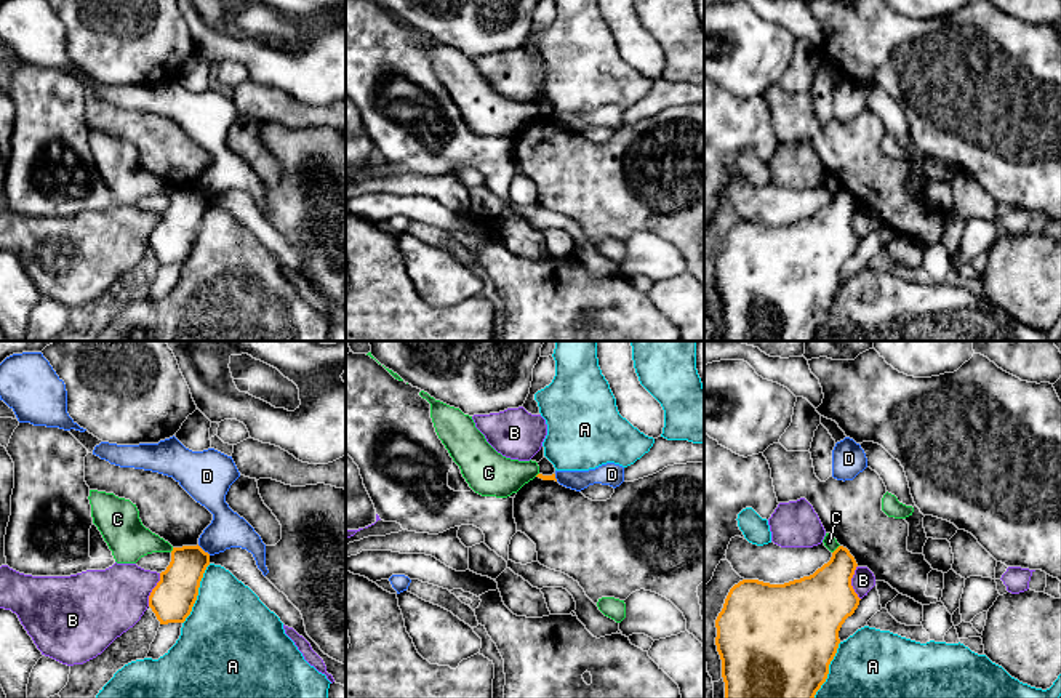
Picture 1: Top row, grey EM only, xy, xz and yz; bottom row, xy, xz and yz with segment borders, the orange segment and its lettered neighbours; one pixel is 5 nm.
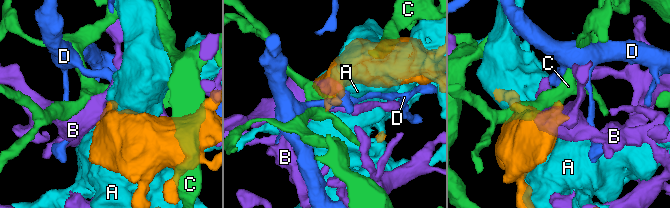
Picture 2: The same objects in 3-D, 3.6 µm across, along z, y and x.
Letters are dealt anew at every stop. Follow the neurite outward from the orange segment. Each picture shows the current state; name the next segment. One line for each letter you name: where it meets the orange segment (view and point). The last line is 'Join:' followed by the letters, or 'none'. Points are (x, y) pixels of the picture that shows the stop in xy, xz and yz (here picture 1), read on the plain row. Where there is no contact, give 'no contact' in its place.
Join: none

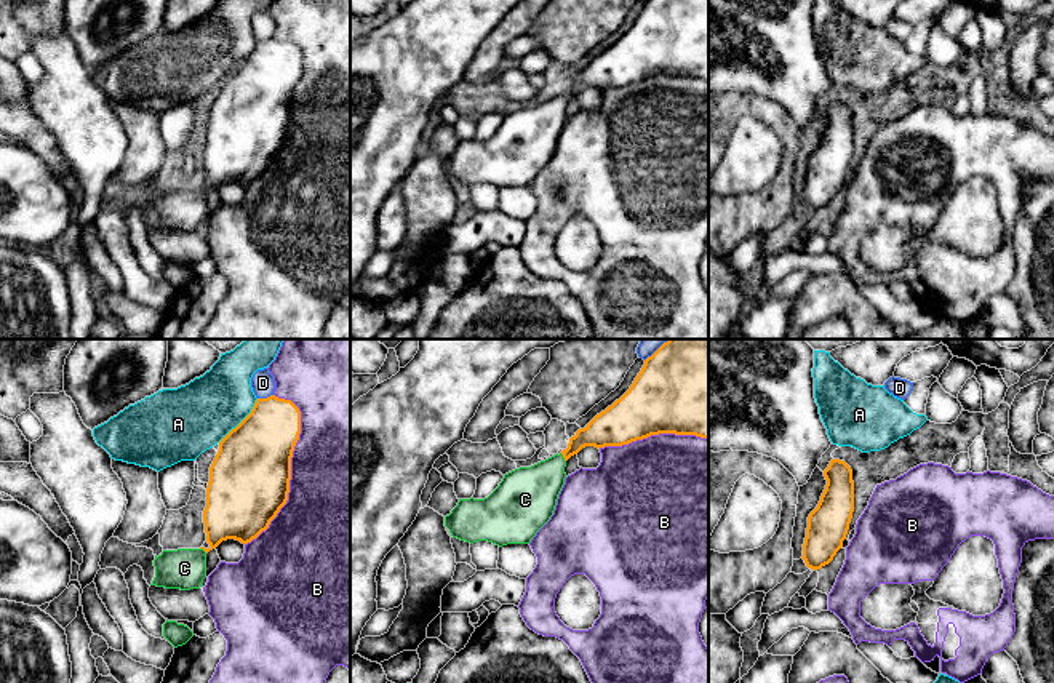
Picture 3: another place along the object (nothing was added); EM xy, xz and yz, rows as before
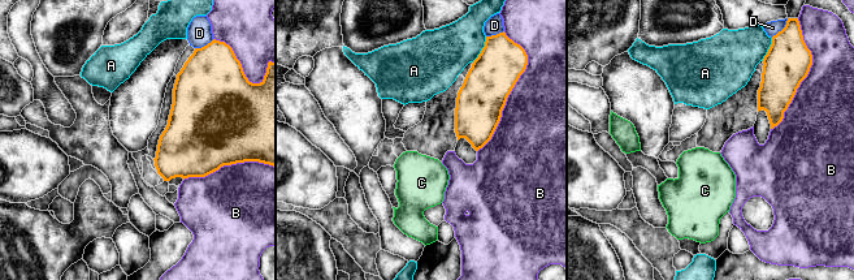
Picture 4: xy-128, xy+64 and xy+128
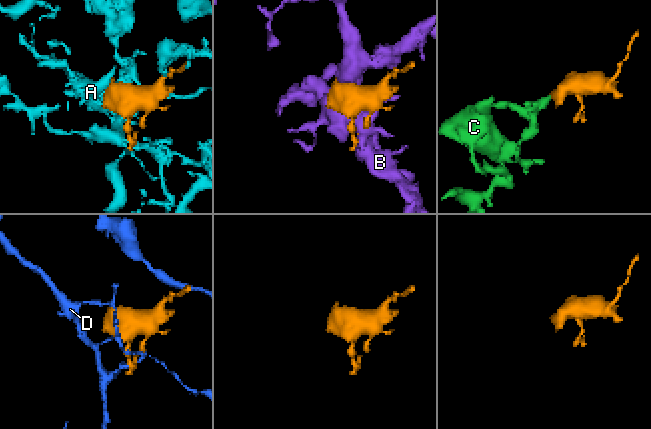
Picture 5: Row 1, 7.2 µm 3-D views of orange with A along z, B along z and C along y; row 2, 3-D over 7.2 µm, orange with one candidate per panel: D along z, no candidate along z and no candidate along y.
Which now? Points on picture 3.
C: xz (563, 98)
Join: C

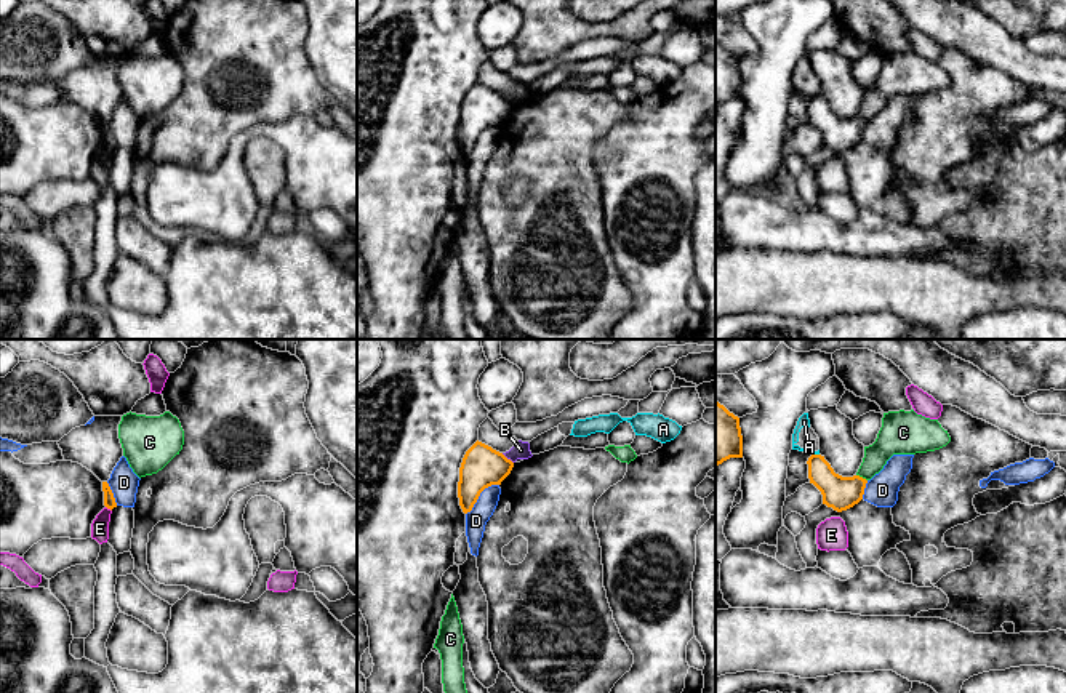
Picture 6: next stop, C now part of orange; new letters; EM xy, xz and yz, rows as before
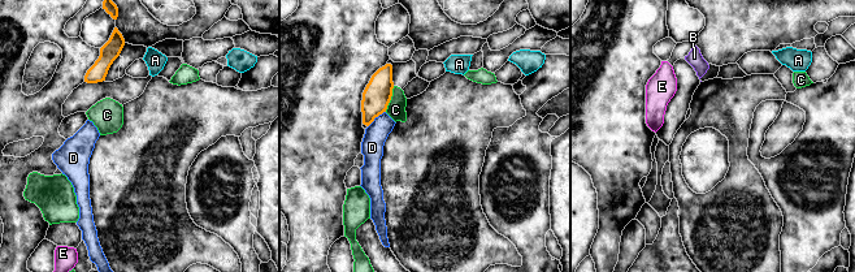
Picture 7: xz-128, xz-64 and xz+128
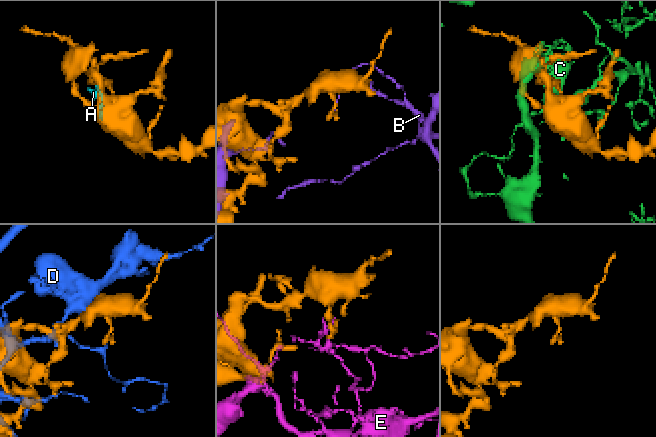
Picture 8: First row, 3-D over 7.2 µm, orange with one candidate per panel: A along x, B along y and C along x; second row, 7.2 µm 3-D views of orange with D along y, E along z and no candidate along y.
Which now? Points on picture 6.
Join: none

